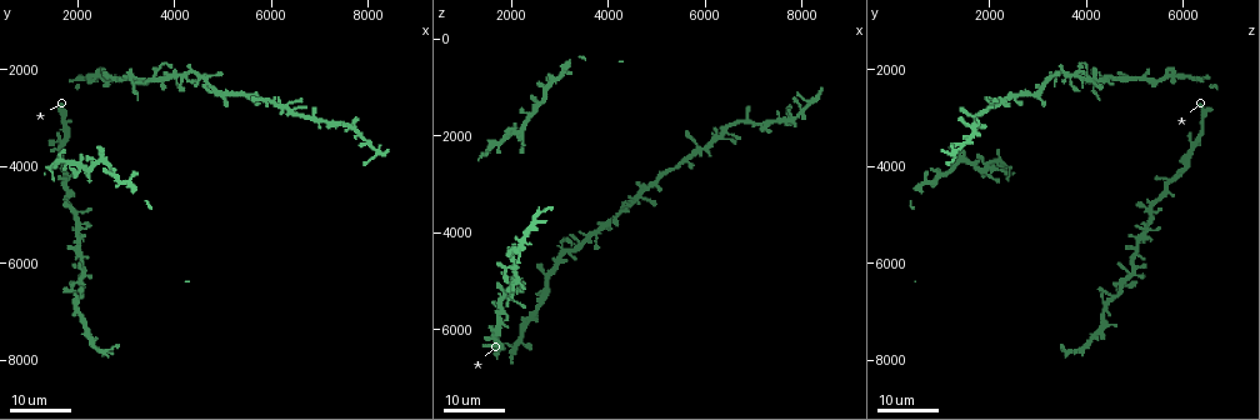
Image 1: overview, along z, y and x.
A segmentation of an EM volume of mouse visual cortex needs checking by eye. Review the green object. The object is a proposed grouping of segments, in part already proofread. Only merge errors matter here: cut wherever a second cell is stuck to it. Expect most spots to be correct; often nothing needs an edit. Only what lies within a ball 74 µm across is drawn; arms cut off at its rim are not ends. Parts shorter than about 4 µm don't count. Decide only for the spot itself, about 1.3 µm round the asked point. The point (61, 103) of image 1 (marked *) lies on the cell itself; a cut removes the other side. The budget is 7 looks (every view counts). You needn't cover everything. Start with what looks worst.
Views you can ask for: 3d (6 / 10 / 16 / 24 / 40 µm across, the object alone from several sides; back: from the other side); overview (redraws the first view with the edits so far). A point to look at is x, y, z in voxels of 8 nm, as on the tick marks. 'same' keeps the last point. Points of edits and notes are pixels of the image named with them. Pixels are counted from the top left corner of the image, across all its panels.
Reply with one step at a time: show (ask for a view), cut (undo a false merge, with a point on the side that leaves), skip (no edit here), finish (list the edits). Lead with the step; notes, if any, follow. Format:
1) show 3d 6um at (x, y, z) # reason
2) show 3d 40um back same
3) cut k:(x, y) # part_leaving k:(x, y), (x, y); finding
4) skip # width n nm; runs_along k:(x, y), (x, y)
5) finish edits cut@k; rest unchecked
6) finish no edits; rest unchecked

show 3d 16um at (3150, 2150, 4200) # four-way junction

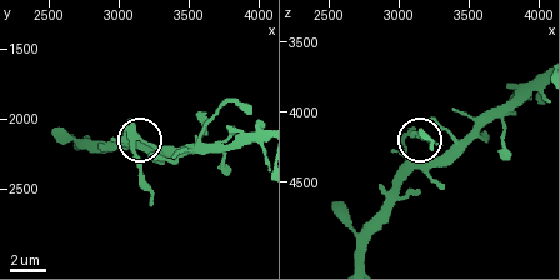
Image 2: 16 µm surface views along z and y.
show 3d 10um at (3080, 2180, 4180)

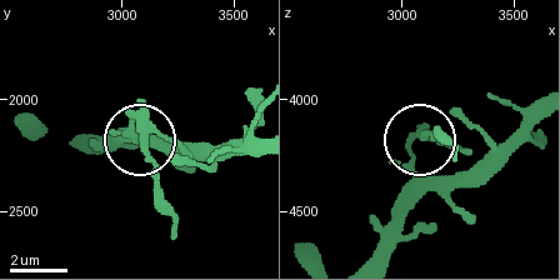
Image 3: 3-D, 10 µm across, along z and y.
cut 3:(155, 164) # part_leaving 3:(146, 121), (146, 155), (174, 239); two cells meet here

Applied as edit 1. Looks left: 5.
show overview

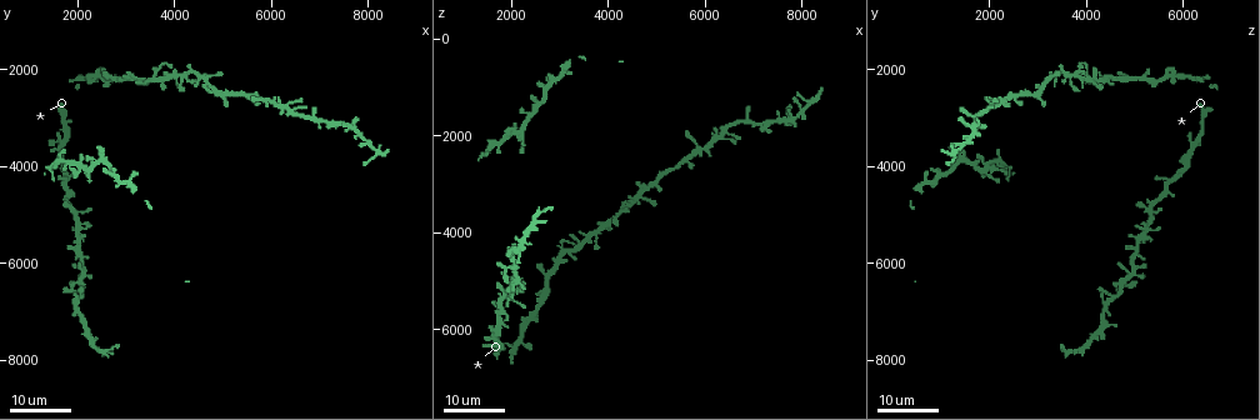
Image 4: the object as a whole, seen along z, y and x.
show 3d 16um at (2050, 6400, 4750) # thin arm on a thick one

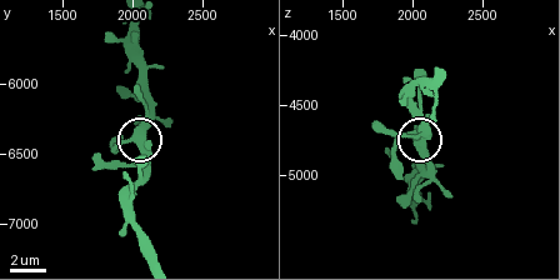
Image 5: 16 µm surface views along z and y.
show 3d 10um at (2000, 6400, 4720)

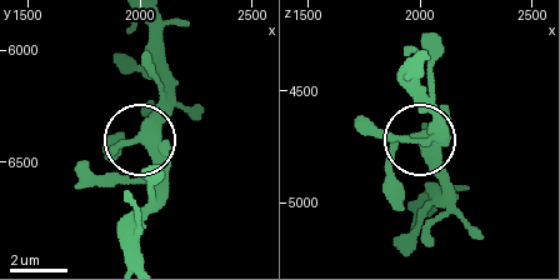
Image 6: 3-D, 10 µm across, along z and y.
skip # continuous, no second cell

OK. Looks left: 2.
show 3d 24um at (4650, 2150, 3300) # small branch off a trunk

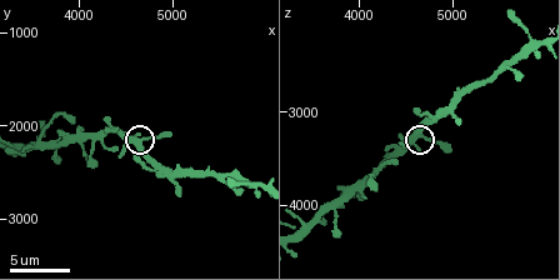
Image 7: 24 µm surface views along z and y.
show 3d 6um same # closer look

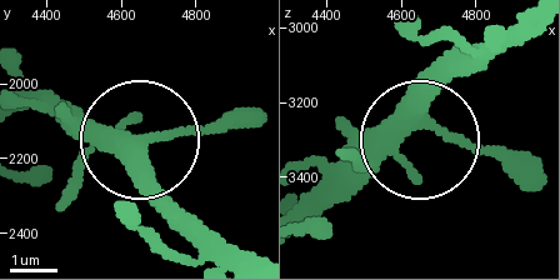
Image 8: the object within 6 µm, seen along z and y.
skip # continuous, no second cell

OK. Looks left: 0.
finish edits cut@3; rest unchecked

